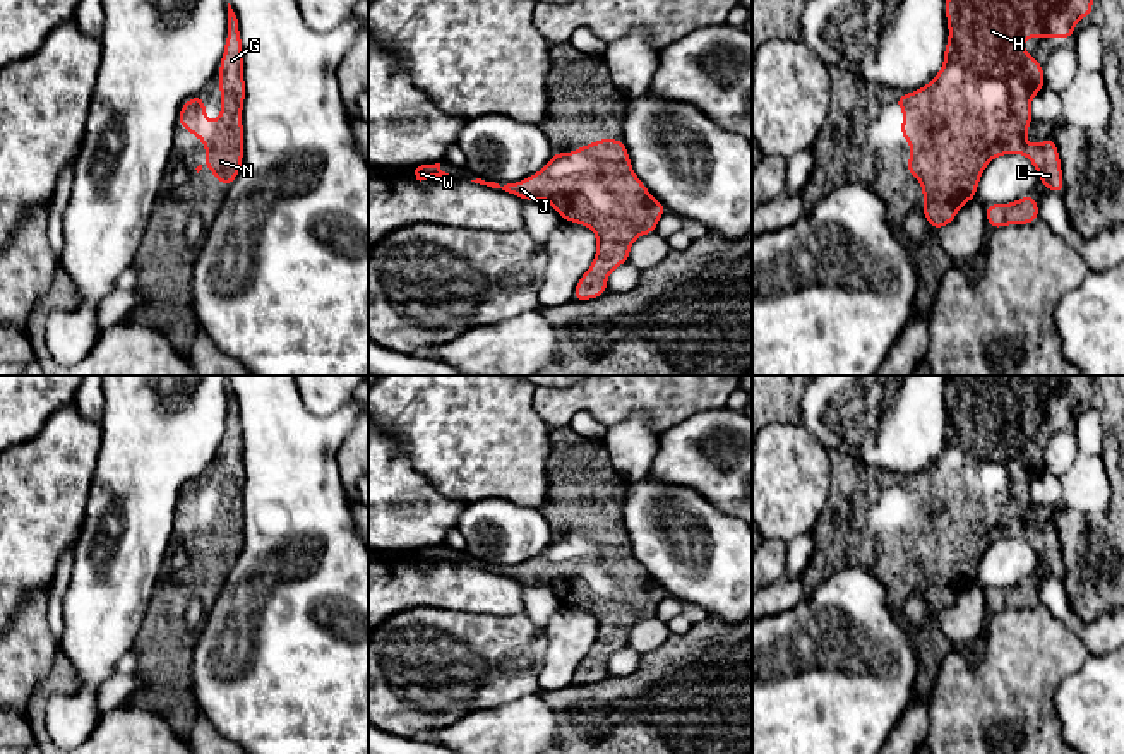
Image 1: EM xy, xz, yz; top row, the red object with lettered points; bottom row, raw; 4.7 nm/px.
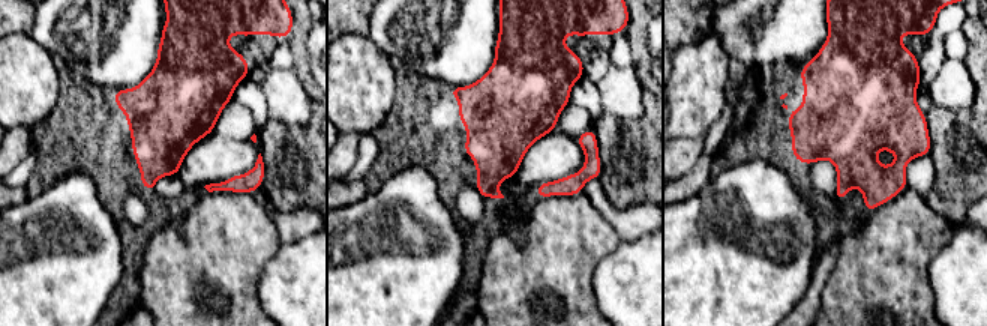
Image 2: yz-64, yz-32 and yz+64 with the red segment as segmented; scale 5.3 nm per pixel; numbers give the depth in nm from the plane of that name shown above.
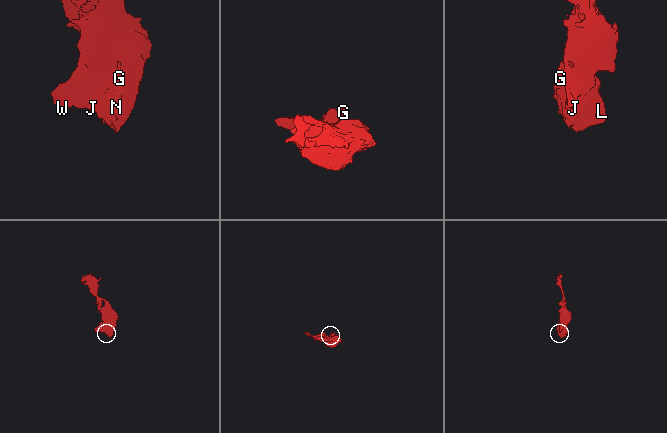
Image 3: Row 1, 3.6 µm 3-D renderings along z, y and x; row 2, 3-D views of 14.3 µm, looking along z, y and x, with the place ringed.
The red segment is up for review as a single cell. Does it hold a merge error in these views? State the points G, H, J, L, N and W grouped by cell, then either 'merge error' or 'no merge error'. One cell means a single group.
G H J L N W; no merge error

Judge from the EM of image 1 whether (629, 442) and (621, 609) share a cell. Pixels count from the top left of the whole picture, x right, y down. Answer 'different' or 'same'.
different

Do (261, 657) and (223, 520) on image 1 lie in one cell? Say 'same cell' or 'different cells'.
different cells

